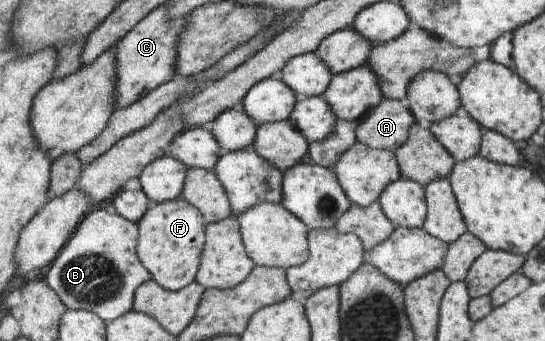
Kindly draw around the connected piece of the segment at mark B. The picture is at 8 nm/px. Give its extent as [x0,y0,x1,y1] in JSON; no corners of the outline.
[43,209,152,324]

